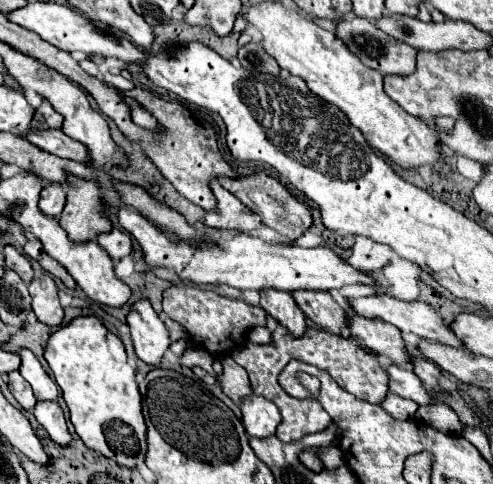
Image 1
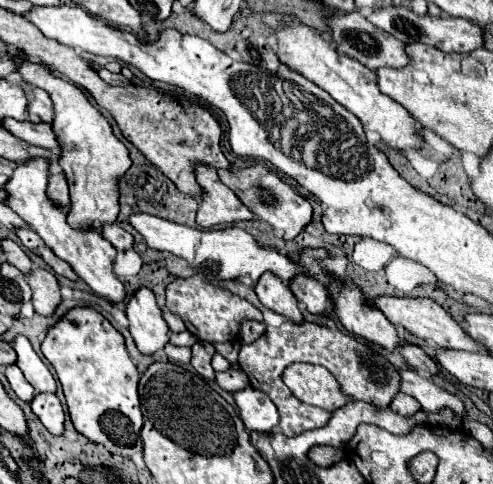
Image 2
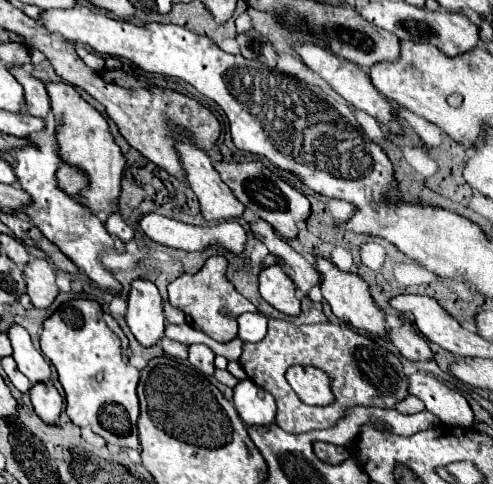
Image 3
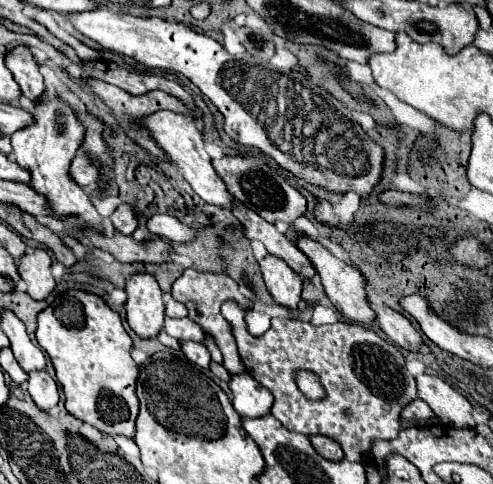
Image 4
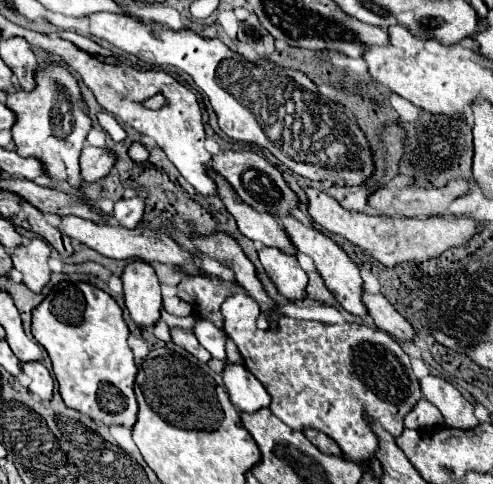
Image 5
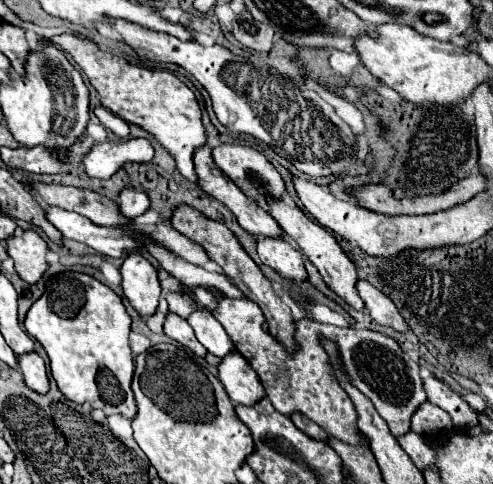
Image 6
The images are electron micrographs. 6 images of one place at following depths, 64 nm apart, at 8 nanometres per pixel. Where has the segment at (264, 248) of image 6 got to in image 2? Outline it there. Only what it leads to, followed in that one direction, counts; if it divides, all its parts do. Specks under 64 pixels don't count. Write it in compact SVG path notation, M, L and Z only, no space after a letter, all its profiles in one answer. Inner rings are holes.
M272 274L262 276L260 284L256 284L256 294L268 310L284 316L294 324L302 324L302 312L298 308L296 296L292 296L288 284L284 284L282 280L276 280L276 276Z

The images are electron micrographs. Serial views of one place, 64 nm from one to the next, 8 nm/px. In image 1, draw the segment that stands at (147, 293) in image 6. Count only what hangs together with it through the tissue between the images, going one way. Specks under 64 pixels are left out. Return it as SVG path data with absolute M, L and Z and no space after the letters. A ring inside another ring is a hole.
M148 300L136 302L126 322L130 326L130 336L134 342L136 356L148 366L158 368L166 350L170 348L170 338L166 326L160 322L150 302Z

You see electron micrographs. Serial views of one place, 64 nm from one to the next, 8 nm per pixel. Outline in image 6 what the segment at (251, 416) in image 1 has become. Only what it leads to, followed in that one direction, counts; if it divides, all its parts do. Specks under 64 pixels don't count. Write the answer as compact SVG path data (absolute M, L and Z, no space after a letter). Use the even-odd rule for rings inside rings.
M226 354L218 368L218 378L224 384L230 400L234 404L252 406L266 398L260 378L252 366L240 354Z

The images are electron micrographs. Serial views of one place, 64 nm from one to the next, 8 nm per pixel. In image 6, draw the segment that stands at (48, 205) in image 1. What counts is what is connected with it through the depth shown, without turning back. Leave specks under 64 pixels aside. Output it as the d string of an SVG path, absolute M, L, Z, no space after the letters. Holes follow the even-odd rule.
M146 138L114 140L94 146L84 156L84 172L90 178L110 178L124 162L150 162L154 150Z

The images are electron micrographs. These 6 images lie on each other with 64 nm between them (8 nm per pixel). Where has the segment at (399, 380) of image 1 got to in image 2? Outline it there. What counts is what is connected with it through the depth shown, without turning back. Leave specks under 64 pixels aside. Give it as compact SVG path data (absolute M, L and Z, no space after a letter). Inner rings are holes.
M398 370L400 372L400 392L416 398L422 406L422 410L426 412L436 412L444 406L452 408L458 418L464 414L464 406L462 402L454 396L444 392L442 388L438 388L430 378L420 376L416 370Z

